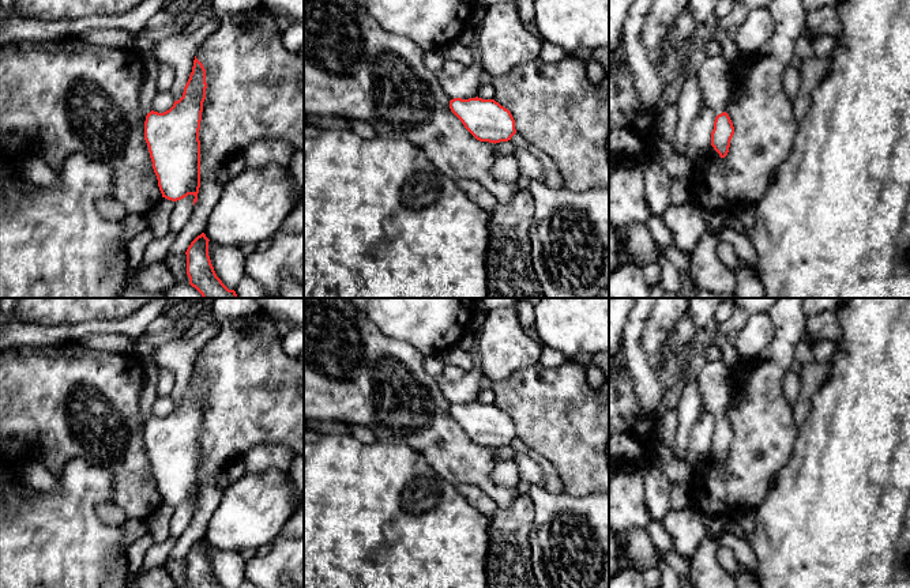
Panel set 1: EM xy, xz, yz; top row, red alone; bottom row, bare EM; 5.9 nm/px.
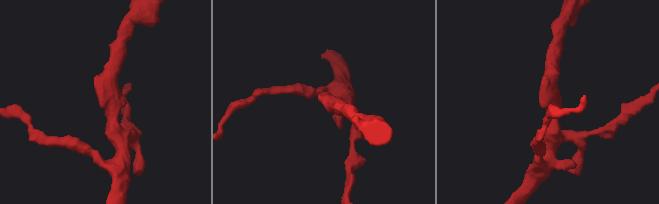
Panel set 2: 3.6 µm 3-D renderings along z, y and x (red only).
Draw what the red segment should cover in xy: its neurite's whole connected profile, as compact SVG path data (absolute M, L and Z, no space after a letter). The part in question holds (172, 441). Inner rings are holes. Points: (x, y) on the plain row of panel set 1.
M195 361L183 402L163 418L153 415L158 378L159 368L146 365L140 392L140 410L147 418L144 445L162 502L177 506L193 500L195 510L200 493L199 434L207 393L206 374Z

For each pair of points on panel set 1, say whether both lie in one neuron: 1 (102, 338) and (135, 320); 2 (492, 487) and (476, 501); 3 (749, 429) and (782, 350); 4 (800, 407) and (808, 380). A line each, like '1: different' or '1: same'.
1: different
2: different
3: same
4: same

